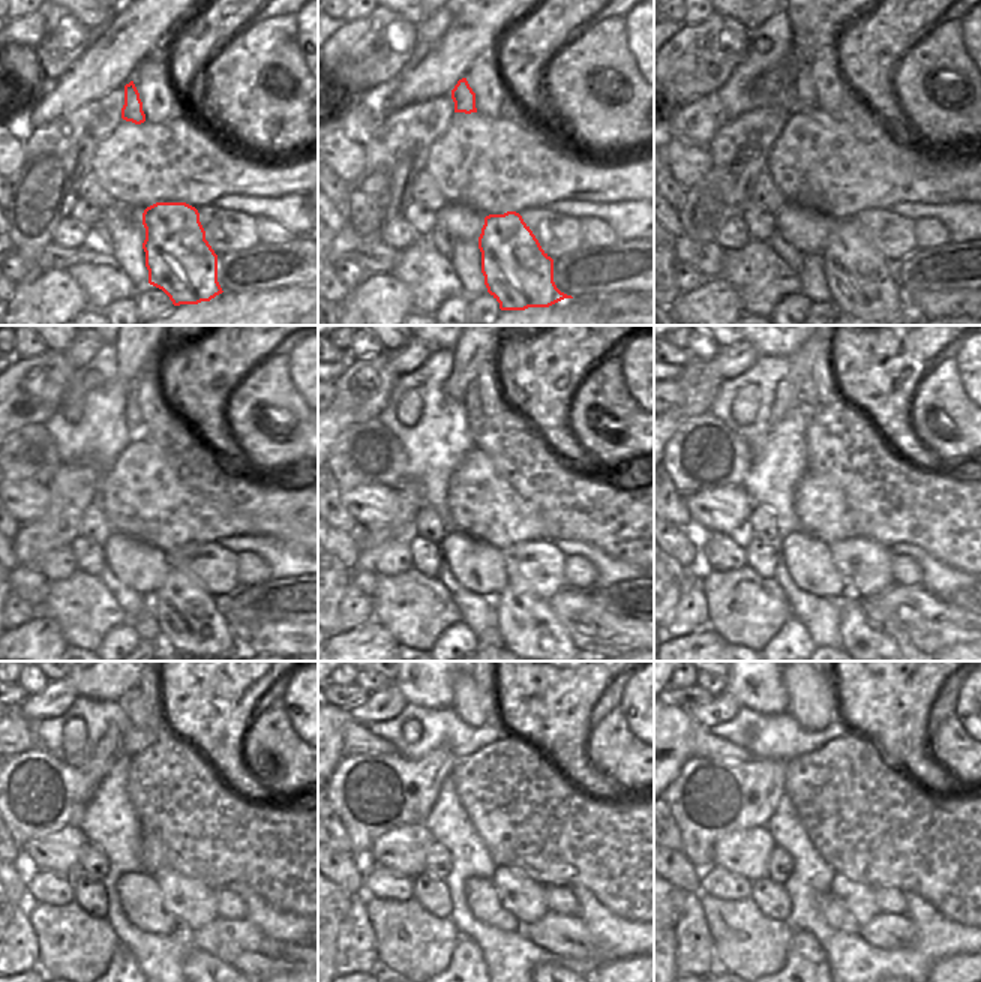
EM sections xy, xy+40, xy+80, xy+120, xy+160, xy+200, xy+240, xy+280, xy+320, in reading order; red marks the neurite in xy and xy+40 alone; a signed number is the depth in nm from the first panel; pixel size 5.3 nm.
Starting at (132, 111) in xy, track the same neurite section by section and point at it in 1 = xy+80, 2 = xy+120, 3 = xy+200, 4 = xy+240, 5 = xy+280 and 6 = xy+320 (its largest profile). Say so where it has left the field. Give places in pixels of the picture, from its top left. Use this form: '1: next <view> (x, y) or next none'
1: next xy+80 (804, 95)
2: next xy+120 (132, 414)
3: next xy+200 (809, 392)
4: next xy+240 (141, 715)
5: next xy+280 (474, 706)
6: next xy+320 (812, 696)

